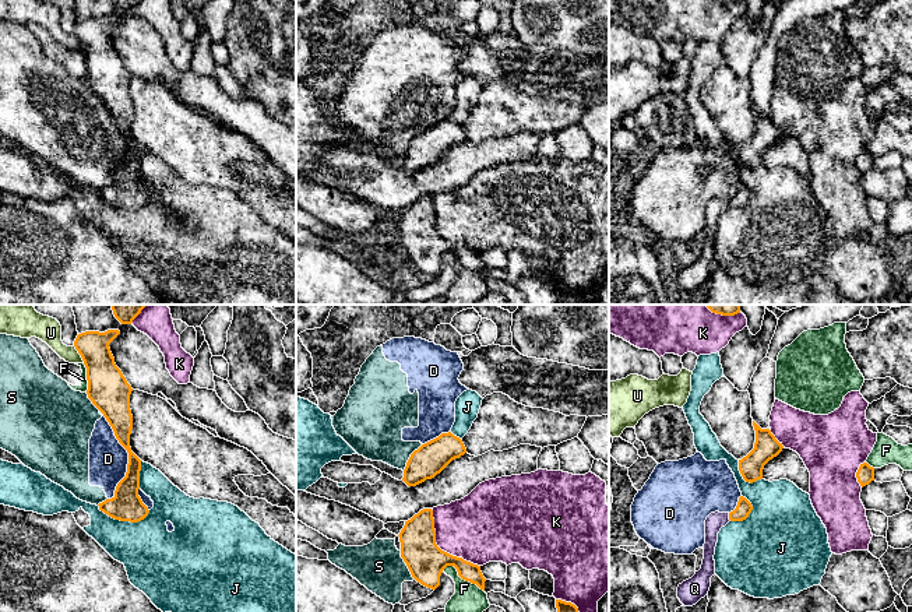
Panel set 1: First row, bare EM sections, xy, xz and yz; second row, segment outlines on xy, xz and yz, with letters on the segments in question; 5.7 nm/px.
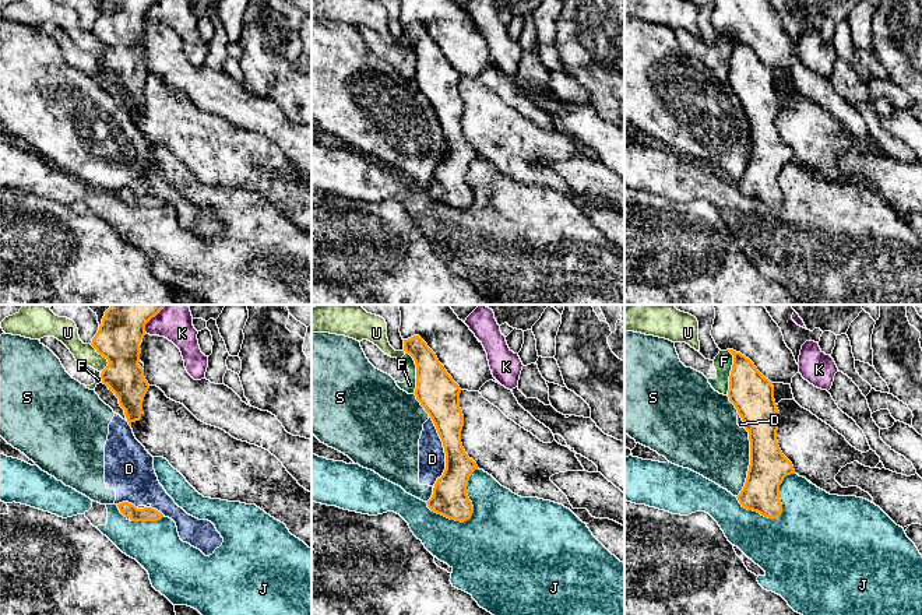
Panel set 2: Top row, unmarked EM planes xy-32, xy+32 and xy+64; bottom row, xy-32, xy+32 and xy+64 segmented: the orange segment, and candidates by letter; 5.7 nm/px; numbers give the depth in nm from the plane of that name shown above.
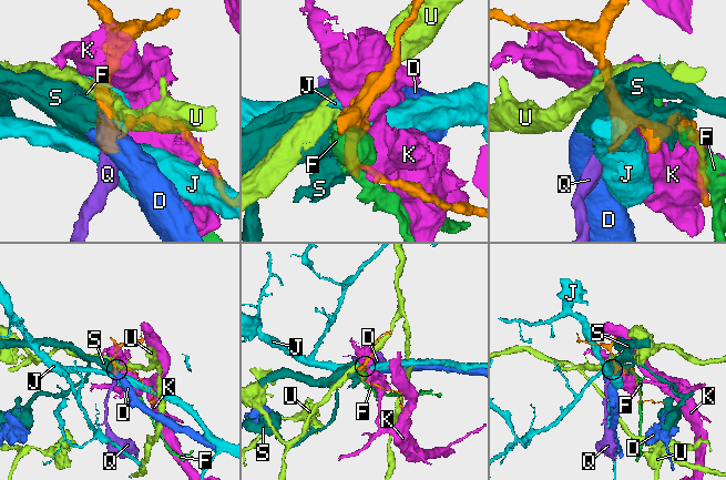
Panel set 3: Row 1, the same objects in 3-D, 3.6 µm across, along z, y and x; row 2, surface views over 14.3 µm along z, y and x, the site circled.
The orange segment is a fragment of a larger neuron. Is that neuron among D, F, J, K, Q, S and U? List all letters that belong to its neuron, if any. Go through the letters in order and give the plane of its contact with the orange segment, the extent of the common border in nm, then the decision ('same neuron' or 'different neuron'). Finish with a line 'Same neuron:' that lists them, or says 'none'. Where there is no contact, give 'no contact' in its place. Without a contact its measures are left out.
D: meets orange in xy; contact 500 nm long; different neuron
F: meets orange in xz; contact 280 nm long; different neuron
J: meets orange in xy; contact 300 nm long; different neuron
K: meets orange in xz; contact 440 nm long; different neuron
Q: meets orange in yz; contact 50 nm long; same neuron
S: meets orange in xz; contact 190 nm long; different neuron
U: meets orange in xy; contact 120 nm long; different neuron
Same neuron: Q

